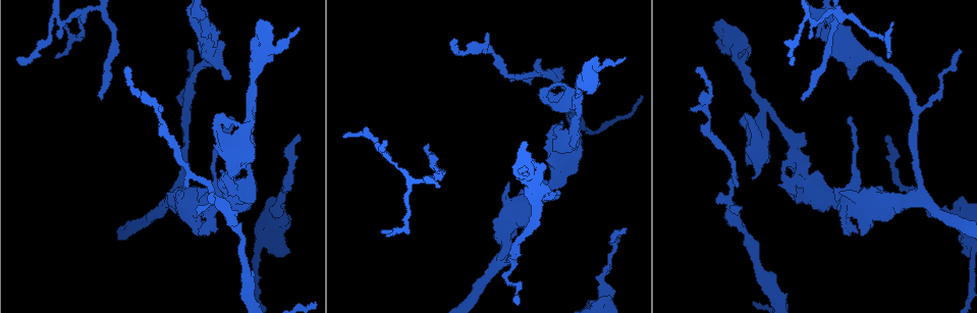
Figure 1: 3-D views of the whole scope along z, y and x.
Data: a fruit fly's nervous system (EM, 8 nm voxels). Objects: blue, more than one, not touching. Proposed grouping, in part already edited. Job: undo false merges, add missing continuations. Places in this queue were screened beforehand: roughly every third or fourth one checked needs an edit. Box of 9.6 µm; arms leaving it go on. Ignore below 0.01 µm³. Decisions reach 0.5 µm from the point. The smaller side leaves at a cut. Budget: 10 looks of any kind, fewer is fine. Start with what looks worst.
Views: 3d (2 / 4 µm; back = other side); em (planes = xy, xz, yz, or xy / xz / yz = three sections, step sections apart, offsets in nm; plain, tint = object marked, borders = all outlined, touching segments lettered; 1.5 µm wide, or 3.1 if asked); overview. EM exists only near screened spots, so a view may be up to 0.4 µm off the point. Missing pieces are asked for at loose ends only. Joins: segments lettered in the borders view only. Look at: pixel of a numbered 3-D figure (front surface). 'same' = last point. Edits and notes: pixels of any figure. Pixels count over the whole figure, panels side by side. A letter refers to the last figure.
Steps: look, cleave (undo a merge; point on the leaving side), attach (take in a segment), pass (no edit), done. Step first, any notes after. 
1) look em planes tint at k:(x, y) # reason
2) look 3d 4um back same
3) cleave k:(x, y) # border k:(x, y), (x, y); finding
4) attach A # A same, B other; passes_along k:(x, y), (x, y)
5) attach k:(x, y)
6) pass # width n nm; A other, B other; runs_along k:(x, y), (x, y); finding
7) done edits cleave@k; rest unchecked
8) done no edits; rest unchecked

look em xy step 8 tint at 1:(566, 140) # abrupt turn

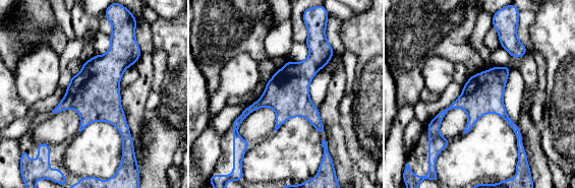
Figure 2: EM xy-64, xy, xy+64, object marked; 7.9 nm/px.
look em planes tint same # another direction

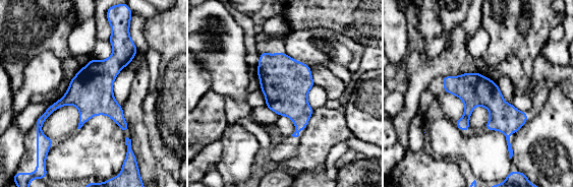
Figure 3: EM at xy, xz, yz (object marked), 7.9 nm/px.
look em planes borders same # see the neighbours

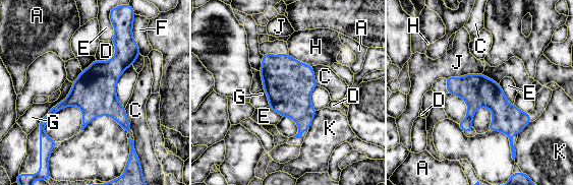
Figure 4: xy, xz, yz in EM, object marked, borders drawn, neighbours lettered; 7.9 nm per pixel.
pass # A other, C other, D other, E other, F other, G other, H other, J other, K other; all the same neuron

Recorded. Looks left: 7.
look em planes tint at 1:(815, 35)

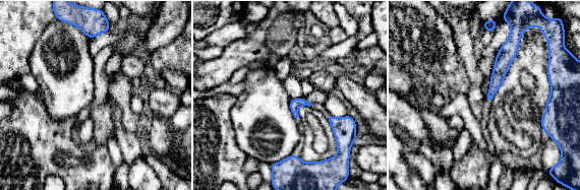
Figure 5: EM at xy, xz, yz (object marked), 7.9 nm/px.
look em planes borders same # see the neighbours

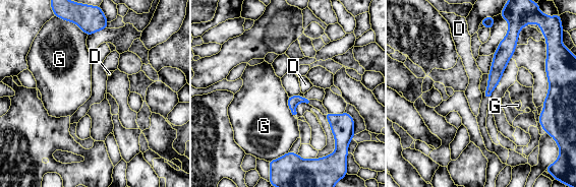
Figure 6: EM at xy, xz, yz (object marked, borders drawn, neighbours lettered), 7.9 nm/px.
pass # D other, G other; border 6:(288, 151), (269, 162); no lettered segment goes on from it

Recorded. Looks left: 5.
look 3d 2um at 1:(55, 17) # sharp bend

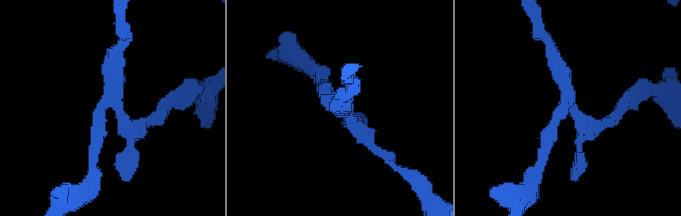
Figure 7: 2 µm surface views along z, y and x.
look em planes borders at 7:(348, 114) # shape alone is not enough

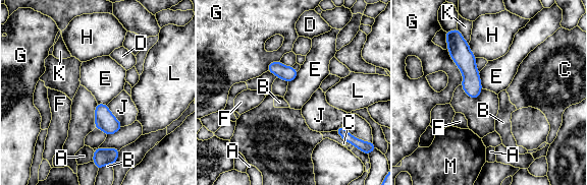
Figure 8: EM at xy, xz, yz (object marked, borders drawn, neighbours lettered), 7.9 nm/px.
pass # A other, B other, C other, D other, E other, F other, G other, H other, J other, K other, L other, M other; border 8:(479, 72), (482, 87); continuous, no second neuron

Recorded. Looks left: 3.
look em planes borders at 1:(383, 232) # branch stops here

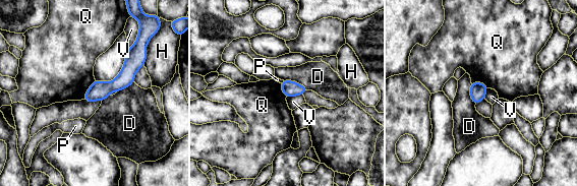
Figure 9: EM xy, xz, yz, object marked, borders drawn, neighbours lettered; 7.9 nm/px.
pass # width 130 nm; D other, H other, P other, Q other, V other; no lettered segment goes on from it

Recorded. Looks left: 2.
done no edits; rest unchecked

